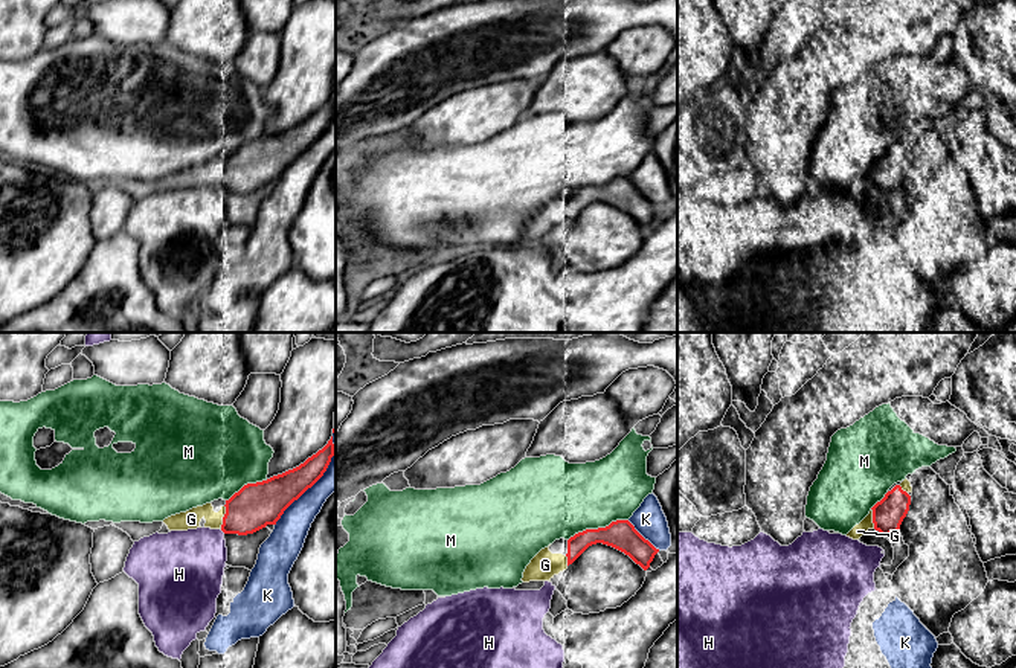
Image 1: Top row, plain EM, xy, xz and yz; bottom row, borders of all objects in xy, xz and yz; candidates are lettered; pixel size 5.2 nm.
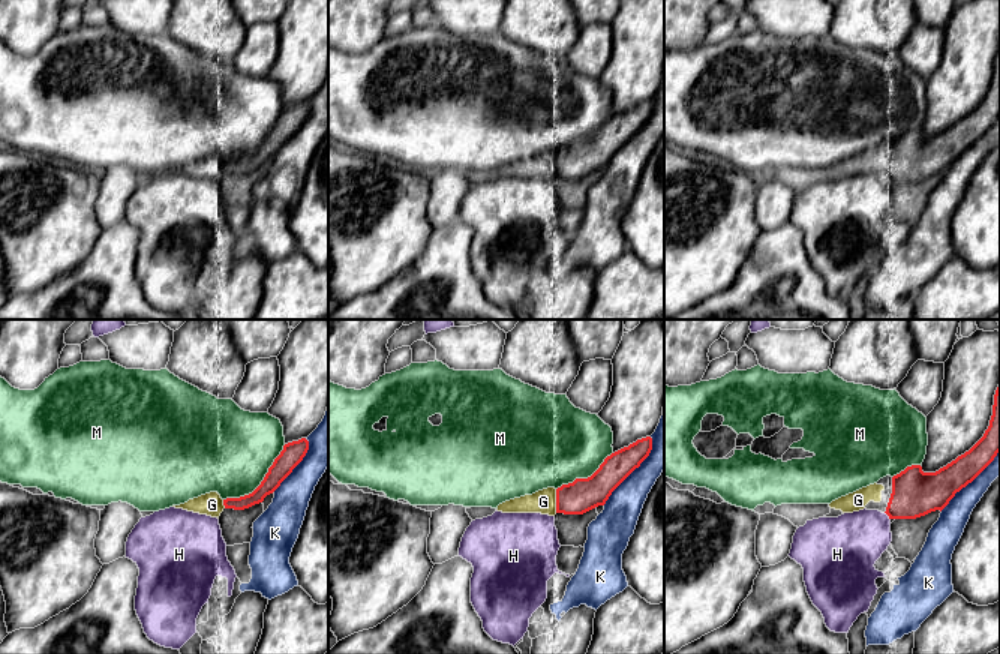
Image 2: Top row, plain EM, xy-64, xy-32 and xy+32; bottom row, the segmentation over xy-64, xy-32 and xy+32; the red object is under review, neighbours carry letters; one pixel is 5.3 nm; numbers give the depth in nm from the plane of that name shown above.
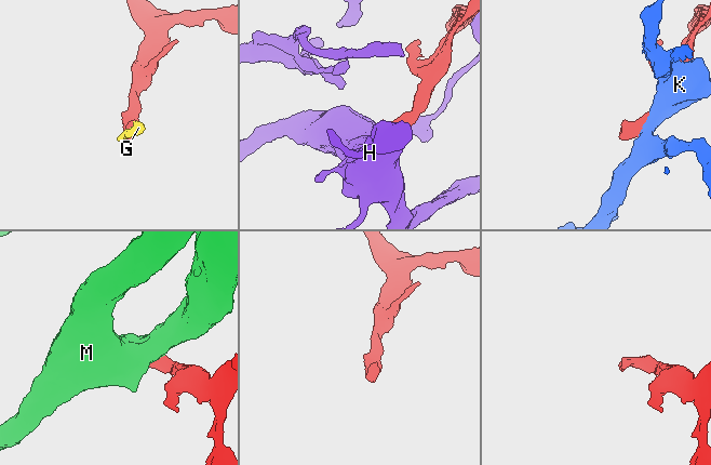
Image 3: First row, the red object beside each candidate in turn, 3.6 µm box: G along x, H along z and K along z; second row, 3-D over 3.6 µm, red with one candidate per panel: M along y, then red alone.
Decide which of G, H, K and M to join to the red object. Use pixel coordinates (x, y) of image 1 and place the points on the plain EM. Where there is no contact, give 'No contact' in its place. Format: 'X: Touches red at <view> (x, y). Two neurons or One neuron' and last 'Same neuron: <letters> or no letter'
G: Touches red at xy (223, 176). One neuron
H: Touches red at xy (223, 189). Two neurons
K: Touches red at xy (315, 141). Two neurons
M: Touches red at xz (598, 186). Two neurons
Same neuron: G

